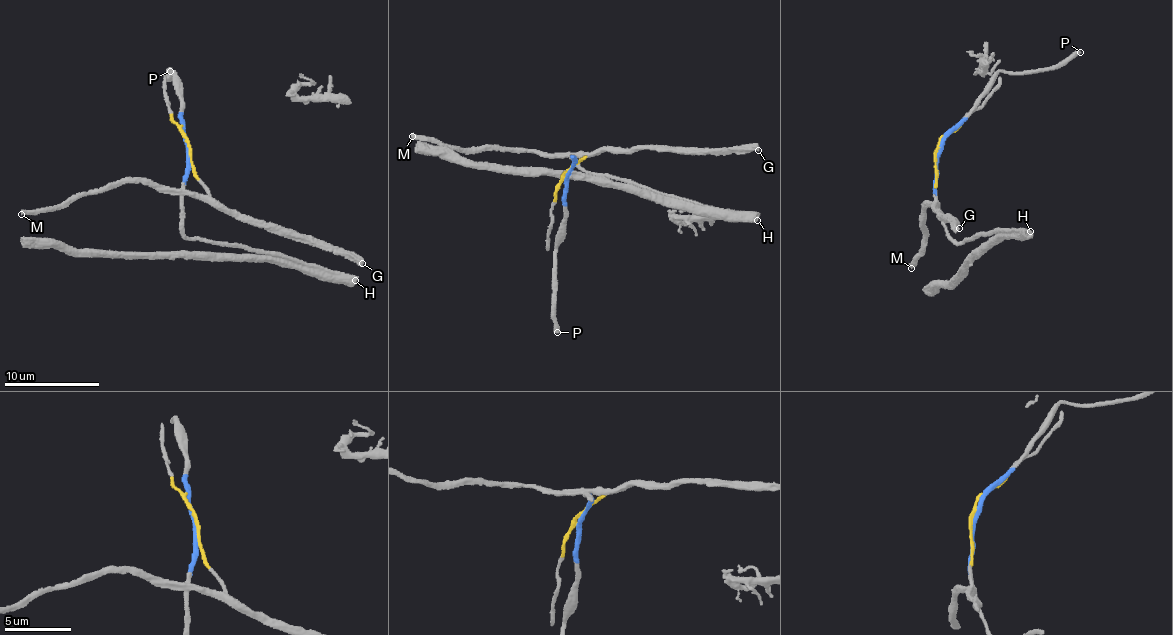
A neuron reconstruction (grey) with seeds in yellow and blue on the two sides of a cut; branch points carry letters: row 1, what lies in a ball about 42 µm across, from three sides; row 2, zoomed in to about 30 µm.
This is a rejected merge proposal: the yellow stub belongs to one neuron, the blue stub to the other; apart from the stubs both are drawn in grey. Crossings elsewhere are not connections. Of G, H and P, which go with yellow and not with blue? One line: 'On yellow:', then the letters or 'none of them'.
On yellow: G

